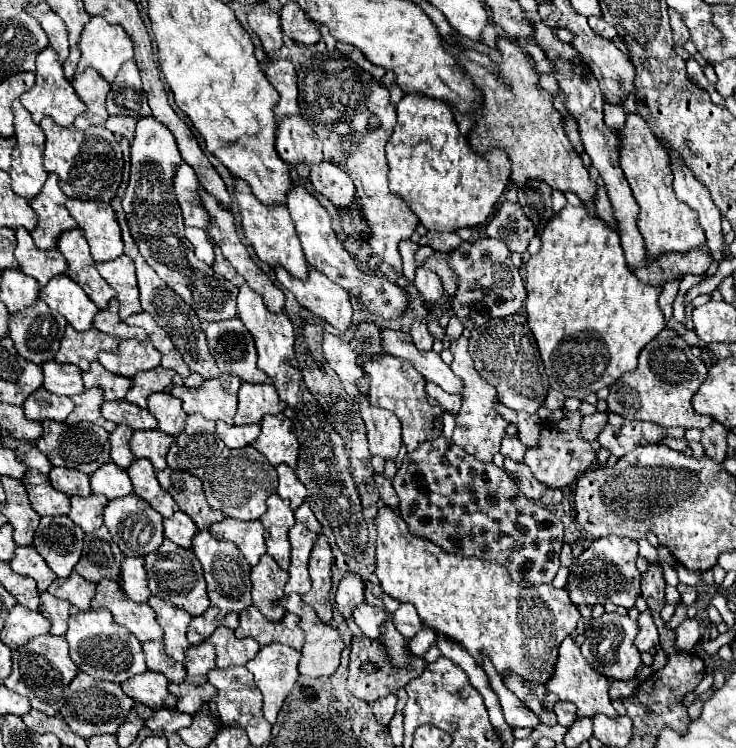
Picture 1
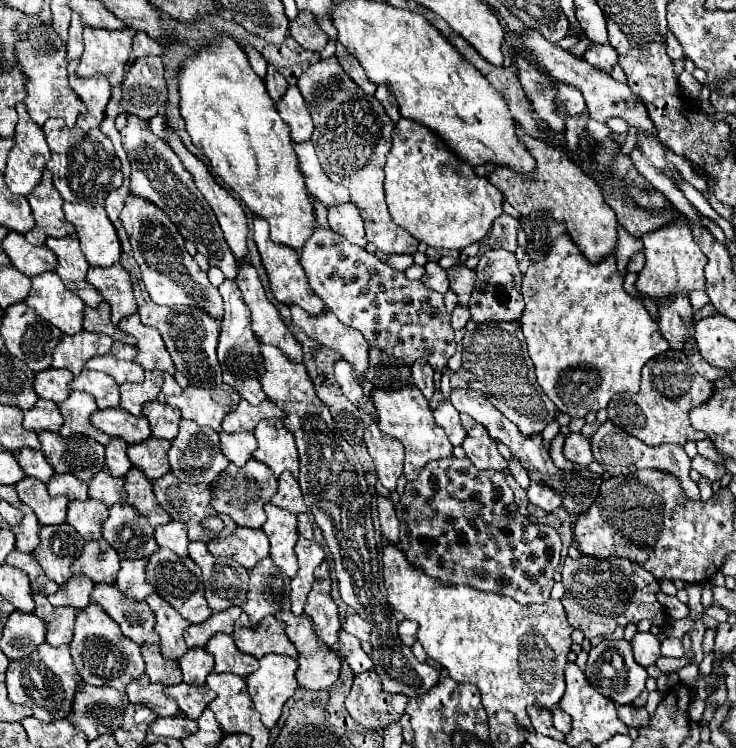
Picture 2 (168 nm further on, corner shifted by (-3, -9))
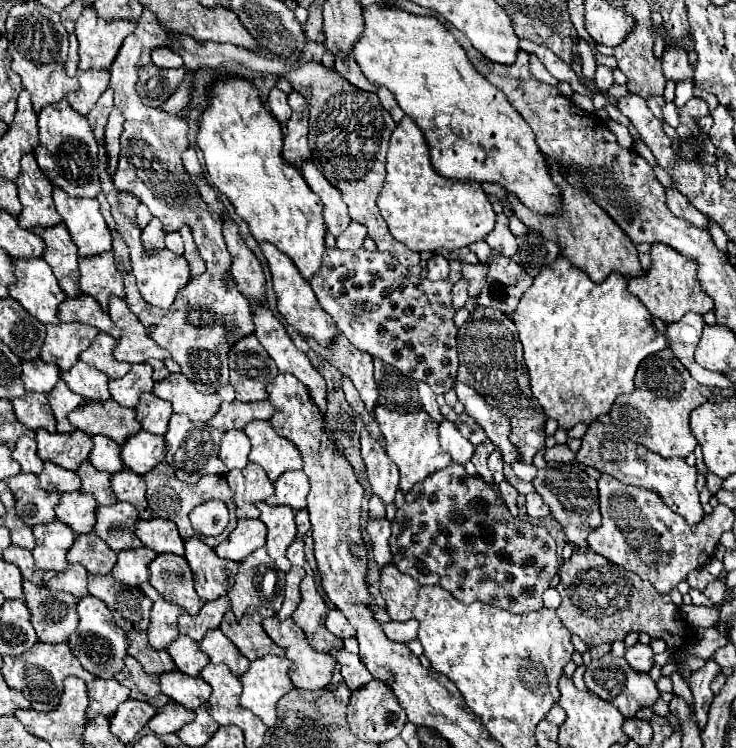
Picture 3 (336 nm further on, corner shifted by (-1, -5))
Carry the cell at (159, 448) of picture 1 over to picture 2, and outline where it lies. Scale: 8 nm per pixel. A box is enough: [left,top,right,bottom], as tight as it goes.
[127,438,171,480]

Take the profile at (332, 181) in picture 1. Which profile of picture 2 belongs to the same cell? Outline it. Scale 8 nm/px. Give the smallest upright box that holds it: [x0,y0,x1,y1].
[329,202,367,246]

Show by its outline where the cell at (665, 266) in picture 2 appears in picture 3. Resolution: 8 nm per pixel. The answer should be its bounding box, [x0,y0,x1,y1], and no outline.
[629,242,713,322]

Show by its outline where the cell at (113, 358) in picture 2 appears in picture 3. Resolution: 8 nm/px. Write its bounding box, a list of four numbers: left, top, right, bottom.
[79,334,131,380]

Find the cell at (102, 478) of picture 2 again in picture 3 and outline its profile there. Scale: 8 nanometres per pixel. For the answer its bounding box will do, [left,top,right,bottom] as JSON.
[77,462,117,506]

